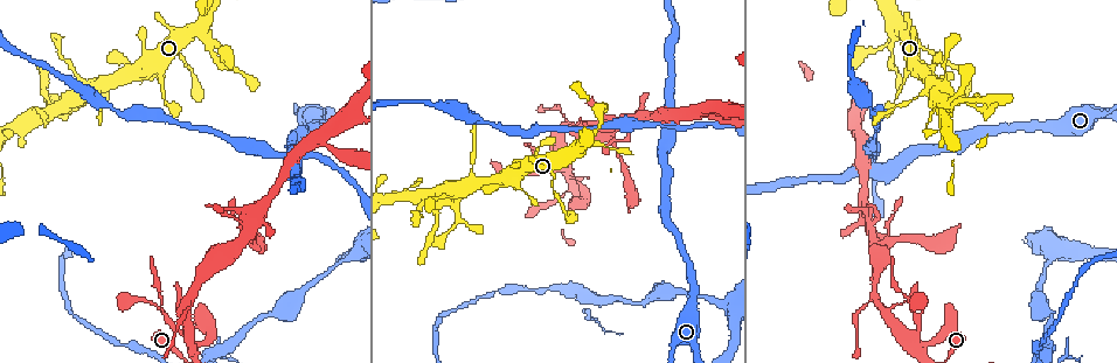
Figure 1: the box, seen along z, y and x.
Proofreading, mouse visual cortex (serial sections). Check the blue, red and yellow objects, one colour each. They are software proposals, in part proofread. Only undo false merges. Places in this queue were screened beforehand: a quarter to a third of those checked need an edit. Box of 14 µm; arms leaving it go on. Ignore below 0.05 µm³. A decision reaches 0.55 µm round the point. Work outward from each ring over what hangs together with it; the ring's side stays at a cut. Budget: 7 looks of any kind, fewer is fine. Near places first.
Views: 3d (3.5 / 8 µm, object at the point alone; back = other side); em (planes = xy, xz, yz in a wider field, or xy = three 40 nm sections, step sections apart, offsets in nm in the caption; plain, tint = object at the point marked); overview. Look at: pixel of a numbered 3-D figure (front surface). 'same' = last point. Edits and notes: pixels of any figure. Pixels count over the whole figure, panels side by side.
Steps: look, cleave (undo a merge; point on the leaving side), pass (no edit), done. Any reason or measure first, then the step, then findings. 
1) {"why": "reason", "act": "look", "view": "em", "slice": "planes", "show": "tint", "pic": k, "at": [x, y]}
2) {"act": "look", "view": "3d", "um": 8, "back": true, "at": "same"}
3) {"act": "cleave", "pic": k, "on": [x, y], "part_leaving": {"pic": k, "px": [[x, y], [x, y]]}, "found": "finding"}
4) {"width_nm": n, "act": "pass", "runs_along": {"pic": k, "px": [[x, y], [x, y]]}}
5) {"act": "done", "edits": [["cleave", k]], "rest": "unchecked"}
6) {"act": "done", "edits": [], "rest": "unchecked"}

{"why": "sudden change in width", "act": "look", "view": "3d", "um": 3.5, "pic": 1, "at": [874, 162]}

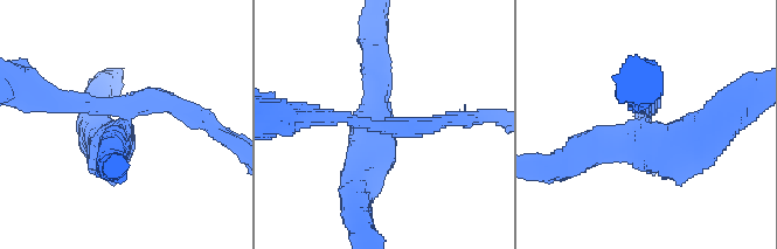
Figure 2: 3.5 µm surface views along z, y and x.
{"arms": 4, "arm_widths_nm": [200, 250, 400, 450], "act": "look", "view": "em", "slice": "xy", "step": 3, "show": "tint", "pic": 2, "at": [384, 120]}

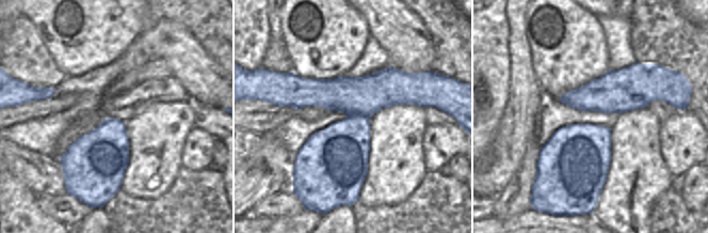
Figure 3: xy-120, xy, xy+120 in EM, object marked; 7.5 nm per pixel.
{"act": "pass", "runs_along": {"pic": 2, "px": [[713, 128], [657, 146], [642, 103]]}, "found": "all the same cell"}

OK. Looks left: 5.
{"why": "sharp bend", "act": "look", "view": "3d", "um": 3.5, "pic": 1, "at": [876, 298]}

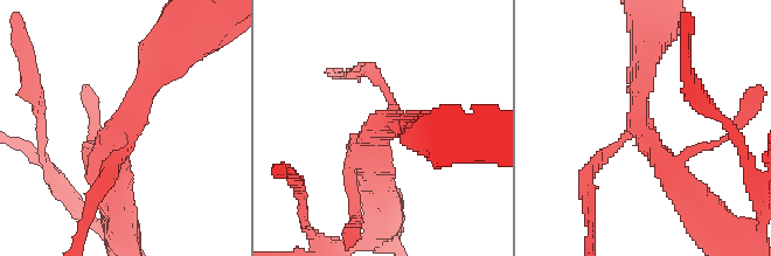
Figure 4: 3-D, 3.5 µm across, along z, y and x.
{"why": "need the tissue", "act": "look", "view": "em", "slice": "xy", "step": 5, "show": "tint", "pic": 4, "at": [639, 122]}

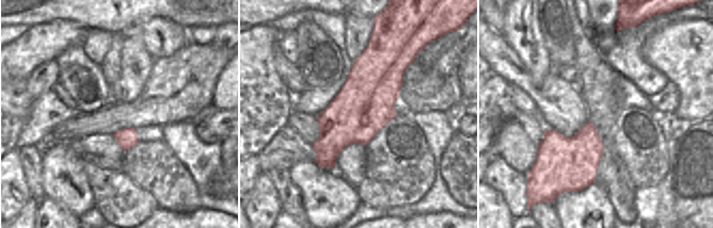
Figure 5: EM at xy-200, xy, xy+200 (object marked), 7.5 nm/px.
{"width_nm": 440, "act": "cleave", "pic": 4, "on": [374, 71], "part_leaving": {"pic": 4, "px": [[390, 99], [368, 69], [344, 76]]}, "found": "a second cell is stuck on"}

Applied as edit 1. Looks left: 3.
{"why": "see it whole again", "act": "look", "view": "overview"}

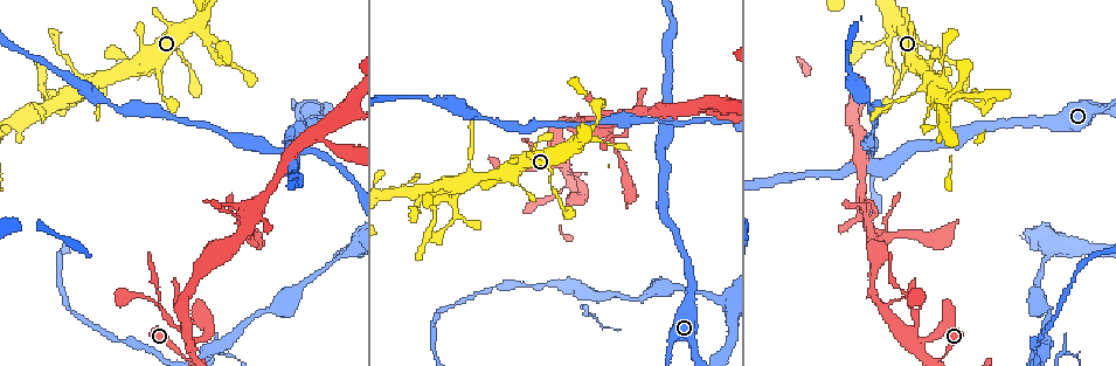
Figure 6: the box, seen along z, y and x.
{"why": "three-way junction", "act": "look", "view": "em", "slice": "xy", "step": 3, "show": "tint", "pic": 6, "at": [916, 313]}

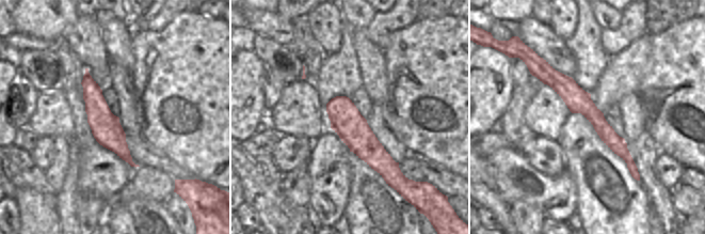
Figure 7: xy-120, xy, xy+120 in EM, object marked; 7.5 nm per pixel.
{"why": "wider look", "act": "look", "view": "3d", "um": 3.5, "at": "same"}

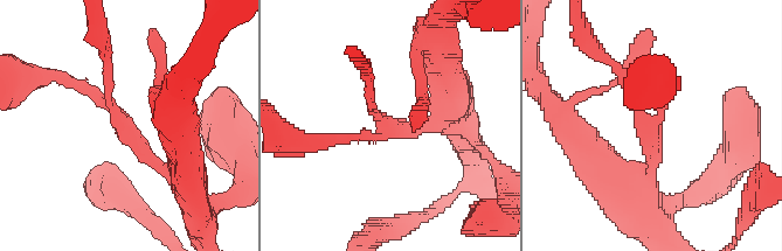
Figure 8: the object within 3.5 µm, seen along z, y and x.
{"arm_widths_nm": [100, 150, 200], "act": "cleave", "pic": 8, "on": [106, 64], "part_leaving": {"pic": 8, "px": [[109, 100], [109, 57], [95, 28]]}, "found": "a second cell is stuck on"}

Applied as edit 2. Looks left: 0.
{"act": "done", "edits": [["cleave", 4], ["cleave", 8]], "rest": "unchecked"}

